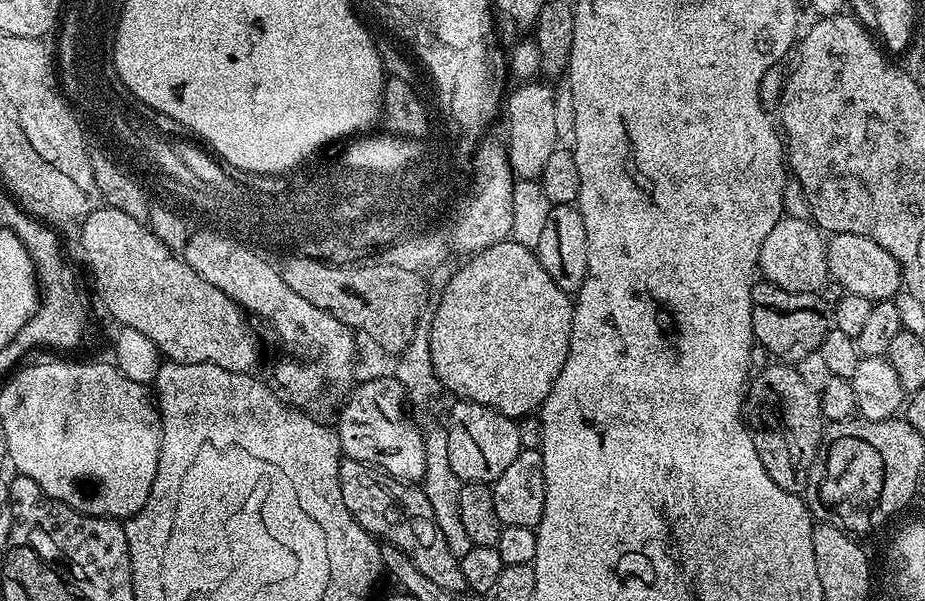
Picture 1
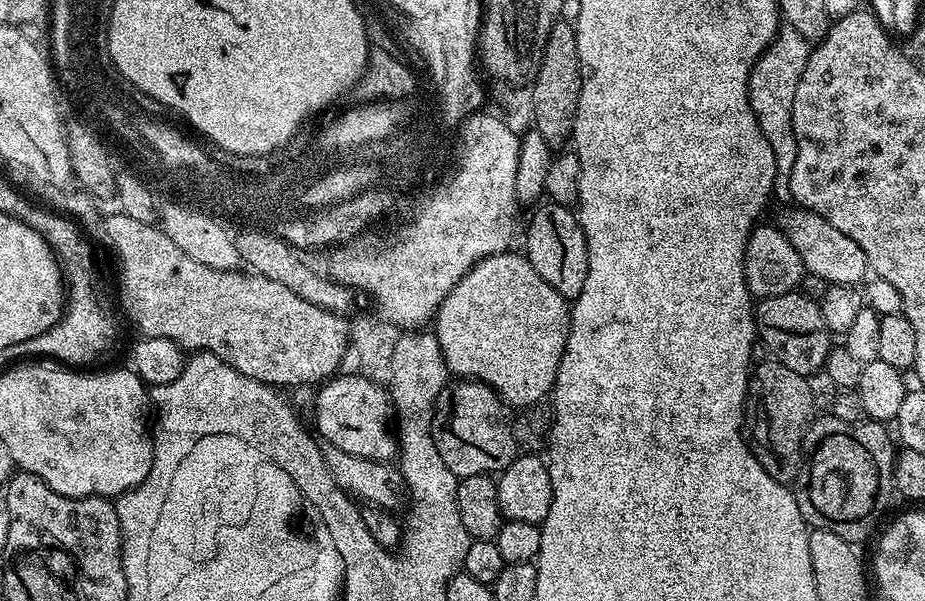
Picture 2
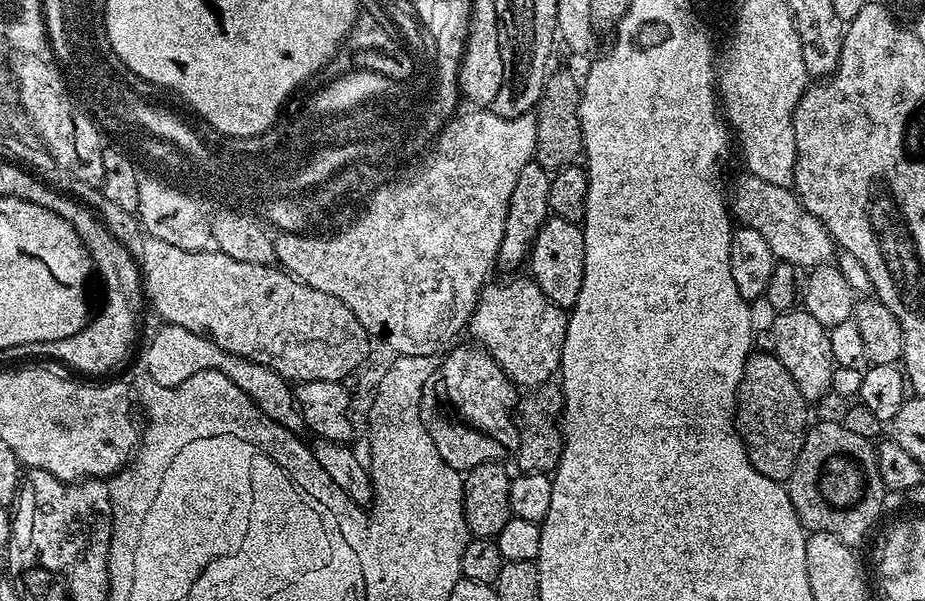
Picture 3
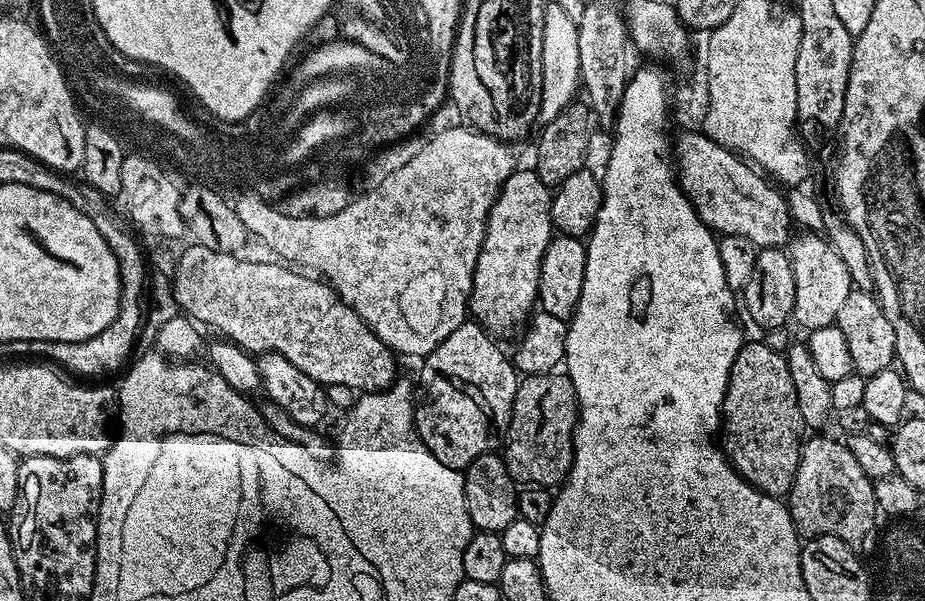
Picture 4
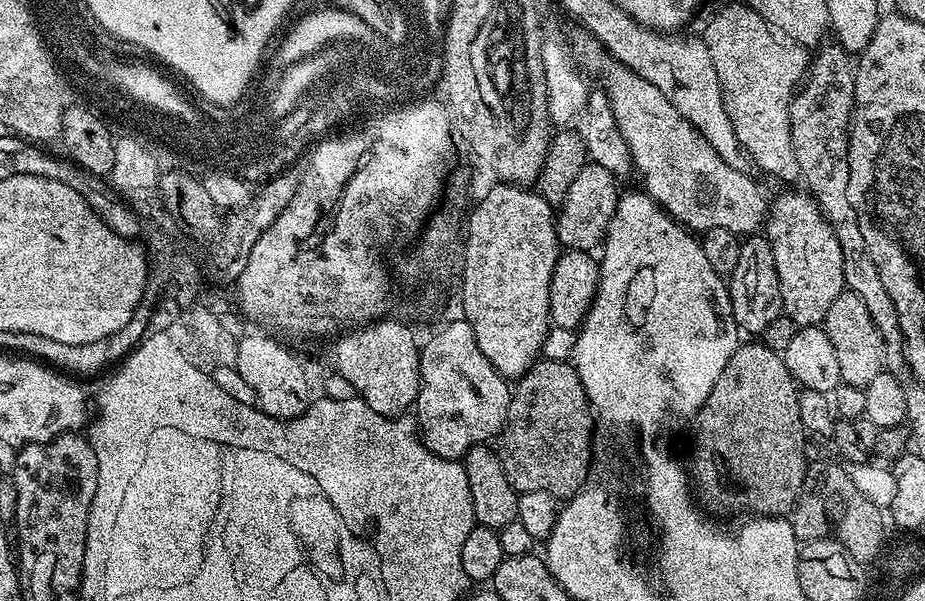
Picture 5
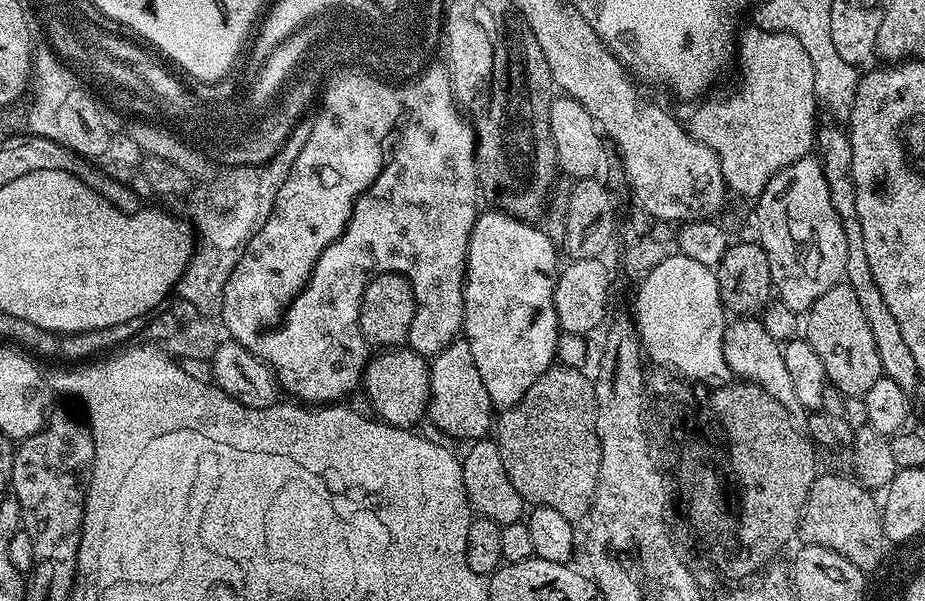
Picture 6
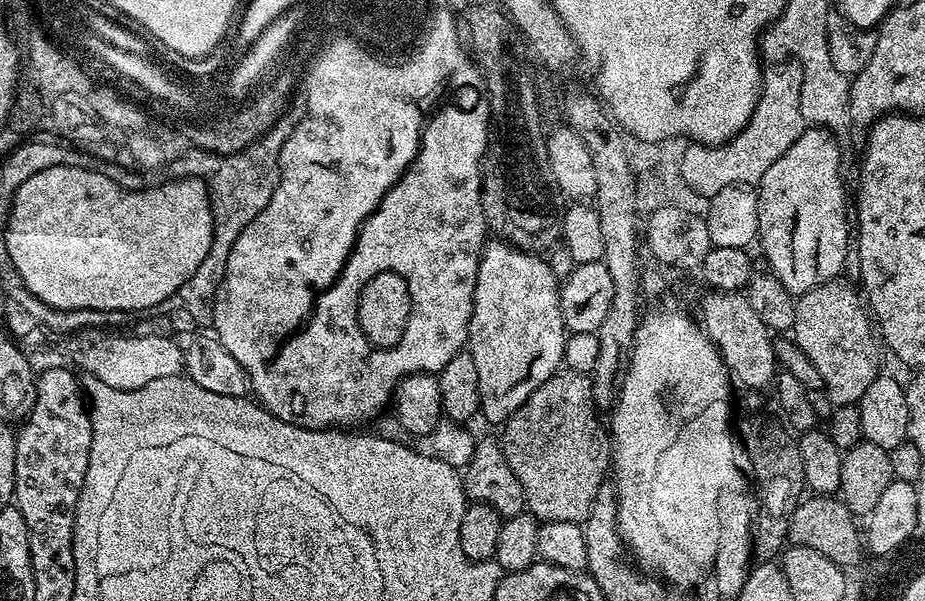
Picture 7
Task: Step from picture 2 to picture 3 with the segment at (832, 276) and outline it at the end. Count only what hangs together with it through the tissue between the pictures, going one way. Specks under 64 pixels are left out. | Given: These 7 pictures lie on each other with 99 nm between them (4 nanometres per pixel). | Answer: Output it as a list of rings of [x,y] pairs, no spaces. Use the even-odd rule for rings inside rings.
[[[751,174],[743,175],[737,178],[732,192],[730,188],[731,215],[743,227],[758,230],[758,234],[766,238],[766,246],[770,246],[777,261],[803,270],[827,265],[834,256],[832,235],[826,230],[826,226],[822,226],[822,222],[818,222],[818,218],[814,218],[814,214],[804,209],[795,191],[762,182],[762,178]]]

